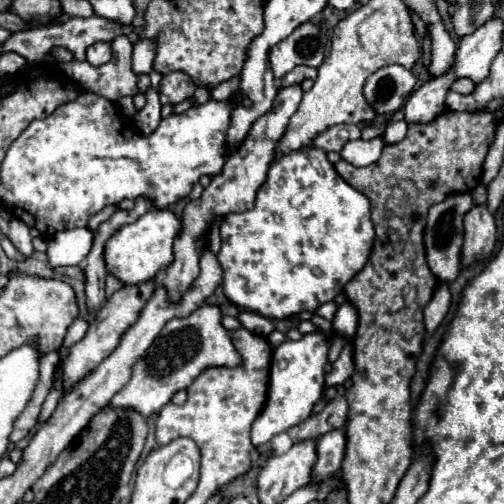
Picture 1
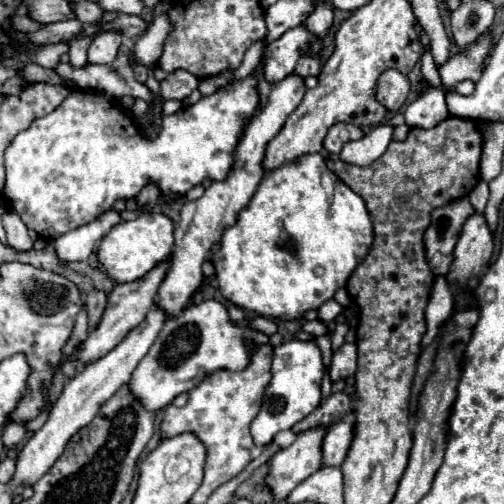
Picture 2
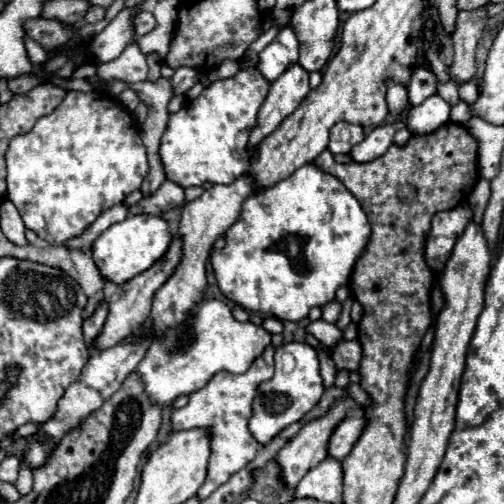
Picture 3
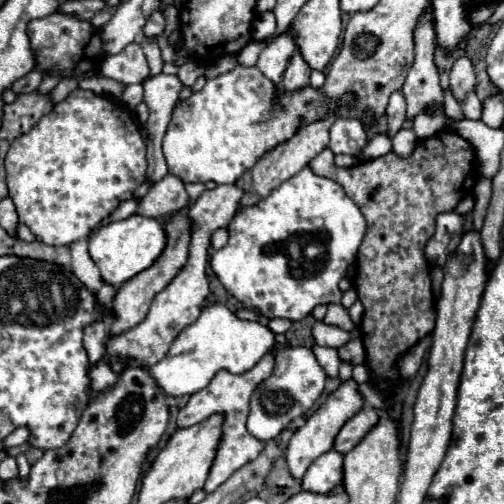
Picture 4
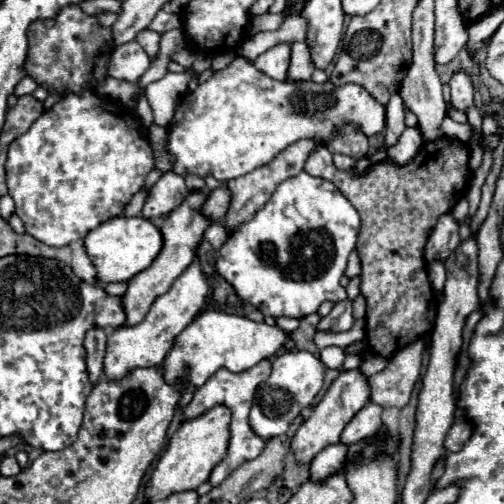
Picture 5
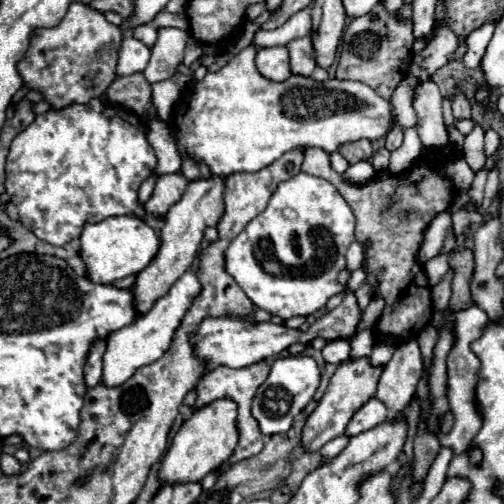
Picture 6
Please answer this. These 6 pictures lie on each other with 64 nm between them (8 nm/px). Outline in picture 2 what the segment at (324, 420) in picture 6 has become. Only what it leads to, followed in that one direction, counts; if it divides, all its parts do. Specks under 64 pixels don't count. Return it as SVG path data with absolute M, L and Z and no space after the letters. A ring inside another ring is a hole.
M314 428L298 434L294 444L286 450L280 450L272 456L268 464L268 474L264 478L264 484L270 488L274 500L284 500L300 482L304 482L308 476L312 476L320 468L320 444L324 438L324 428Z

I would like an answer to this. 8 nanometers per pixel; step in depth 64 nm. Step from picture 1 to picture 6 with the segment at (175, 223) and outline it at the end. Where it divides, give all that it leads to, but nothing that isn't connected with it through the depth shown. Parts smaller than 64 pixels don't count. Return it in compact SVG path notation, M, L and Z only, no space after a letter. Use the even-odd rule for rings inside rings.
M118 216L106 218L98 224L88 224L80 236L80 256L88 266L88 278L98 284L112 284L114 280L138 274L150 264L158 248L158 232L136 216Z

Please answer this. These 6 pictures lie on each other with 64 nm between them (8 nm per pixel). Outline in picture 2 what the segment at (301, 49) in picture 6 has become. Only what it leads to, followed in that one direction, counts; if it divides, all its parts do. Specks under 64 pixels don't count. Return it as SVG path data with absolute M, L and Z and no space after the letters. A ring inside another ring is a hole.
M290 74L282 82L272 86L268 106L264 108L264 112L260 112L258 116L254 116L248 122L244 136L240 138L240 144L234 152L234 164L232 164L228 176L224 180L214 180L206 188L202 198L198 198L194 202L188 202L188 200L184 202L184 206L180 210L180 222L174 230L174 250L172 250L170 266L168 266L166 278L162 280L160 290L158 290L158 294L160 294L158 304L160 304L160 308L164 308L164 312L168 312L168 316L178 316L184 310L184 304L188 302L188 298L202 284L202 262L210 254L212 244L216 244L220 240L224 228L228 224L234 224L240 210L248 206L250 198L254 196L254 192L264 176L262 162L266 156L266 146L282 130L286 118L302 102L304 92L306 92L304 80L298 78L296 74Z

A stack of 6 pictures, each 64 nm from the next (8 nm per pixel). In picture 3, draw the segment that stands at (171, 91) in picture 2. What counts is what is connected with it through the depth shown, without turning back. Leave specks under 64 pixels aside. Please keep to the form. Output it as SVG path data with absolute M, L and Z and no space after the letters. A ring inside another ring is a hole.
M176 68L170 82L172 82L172 90L174 90L176 96L186 94L198 82L198 70L194 70L194 68Z

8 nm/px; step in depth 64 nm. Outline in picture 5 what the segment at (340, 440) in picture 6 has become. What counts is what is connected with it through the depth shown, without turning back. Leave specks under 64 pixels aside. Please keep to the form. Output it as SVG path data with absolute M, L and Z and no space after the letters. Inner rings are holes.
M340 442L324 448L324 452L320 452L310 464L310 480L320 484L320 482L326 482L336 472L340 472L346 454L348 454L348 448Z

